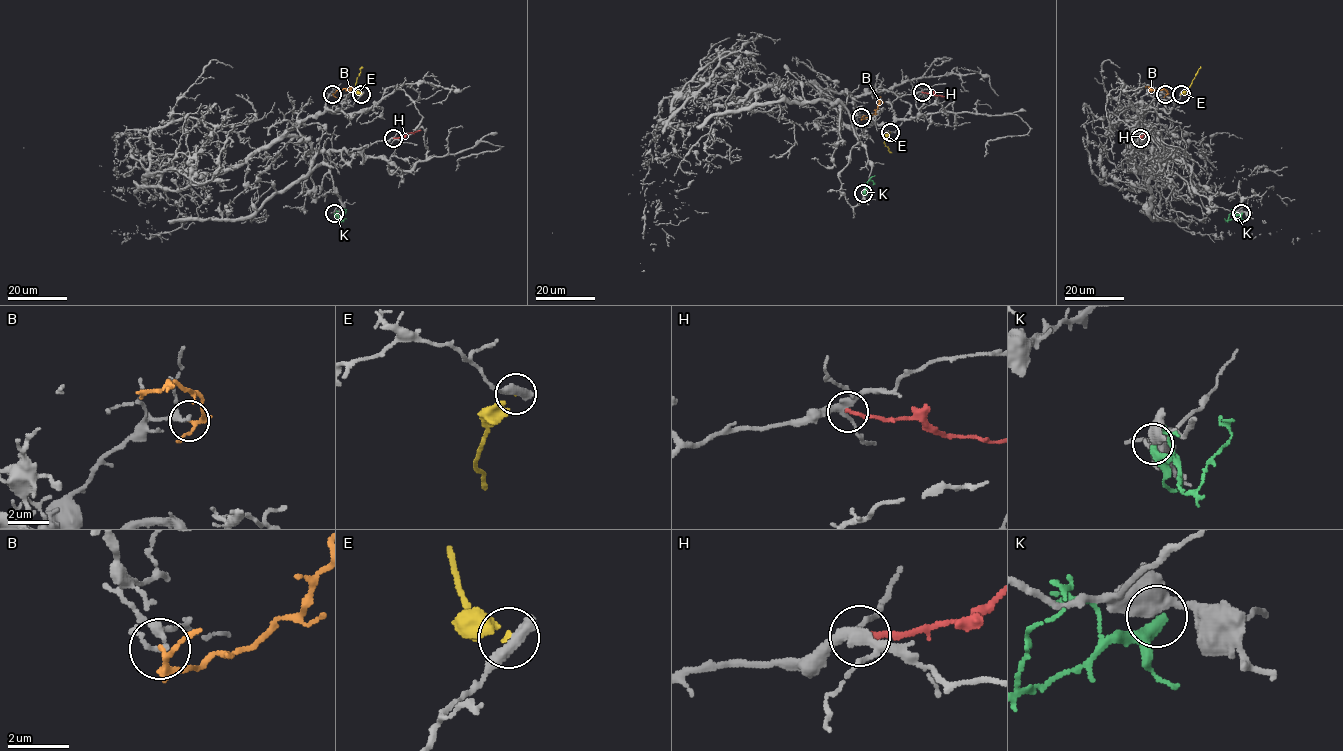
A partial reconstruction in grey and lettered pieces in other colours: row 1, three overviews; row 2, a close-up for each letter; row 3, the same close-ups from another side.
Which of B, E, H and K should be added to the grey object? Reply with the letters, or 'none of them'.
none of them

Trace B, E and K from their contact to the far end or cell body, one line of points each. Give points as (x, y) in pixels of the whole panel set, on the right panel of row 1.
B: (1165, 94), (1167, 92), (1162, 89), (1145, 87)
E: (1181, 94), (1191, 84), (1201, 67)
K: (1242, 213), (1229, 219), (1231, 209)

